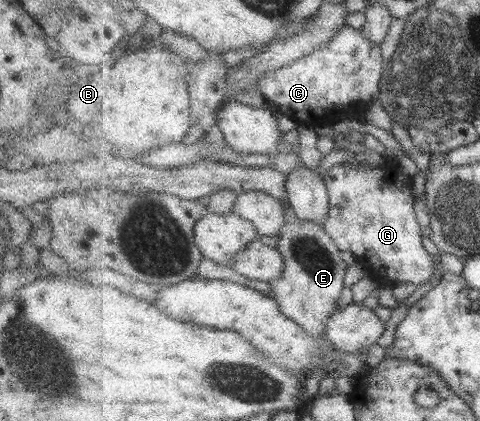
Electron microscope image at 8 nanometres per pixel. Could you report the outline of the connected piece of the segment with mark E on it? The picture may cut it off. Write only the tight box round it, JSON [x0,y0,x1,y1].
[269,220,348,340]

